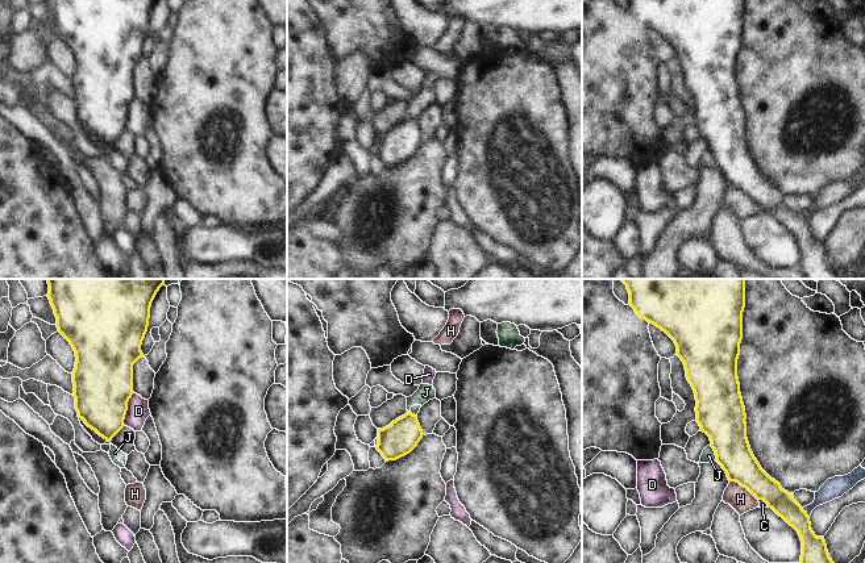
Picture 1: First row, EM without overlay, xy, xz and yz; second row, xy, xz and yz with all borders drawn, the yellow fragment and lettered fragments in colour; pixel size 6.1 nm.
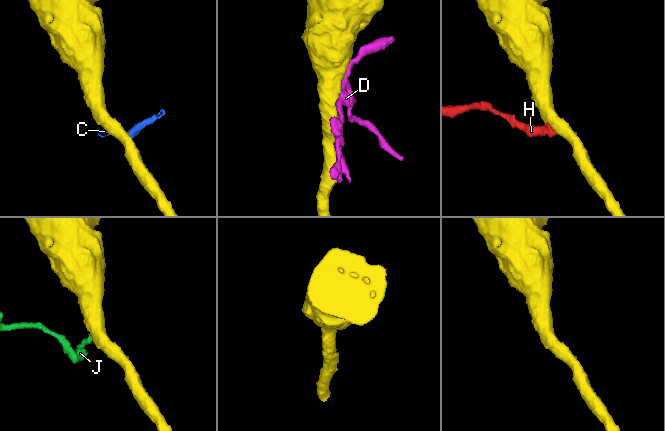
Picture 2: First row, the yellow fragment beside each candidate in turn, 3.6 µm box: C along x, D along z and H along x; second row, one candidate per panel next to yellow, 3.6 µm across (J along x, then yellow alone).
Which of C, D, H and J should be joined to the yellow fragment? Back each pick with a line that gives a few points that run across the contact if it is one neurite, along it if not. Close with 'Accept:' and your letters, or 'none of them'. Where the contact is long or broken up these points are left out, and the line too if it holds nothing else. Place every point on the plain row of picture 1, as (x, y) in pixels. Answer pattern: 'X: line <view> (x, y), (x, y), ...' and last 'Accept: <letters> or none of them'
Accept: none of them

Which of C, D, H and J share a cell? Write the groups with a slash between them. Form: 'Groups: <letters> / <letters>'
Groups: C H / D / J

